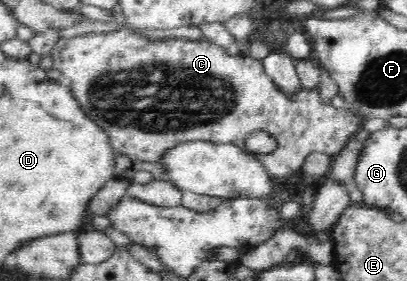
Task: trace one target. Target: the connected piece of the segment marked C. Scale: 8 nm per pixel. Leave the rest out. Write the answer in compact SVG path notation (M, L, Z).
M114 31L110 33L84 33L76 37L60 39L51 49L50 57L52 57L51 67L59 71L66 83L74 101L78 103L80 109L86 114L86 117L93 121L104 133L106 133L108 141L112 149L118 154L124 154L134 161L151 161L158 162L162 157L172 150L173 147L181 143L191 142L194 140L202 140L214 143L231 143L242 150L246 150L246 137L250 133L263 131L276 141L276 147L270 153L256 152L256 157L267 168L268 174L272 177L286 178L295 172L300 171L301 165L305 162L306 157L313 153L321 153L329 156L336 156L350 141L350 137L357 133L357 130L362 127L363 119L355 114L348 107L334 107L329 101L323 101L320 93L317 91L308 91L302 89L294 96L286 96L270 81L266 75L263 63L252 59L247 53L238 55L230 55L225 49L208 39L187 40L182 38L163 38L154 41L142 36L142 34L132 33L130 31Z

